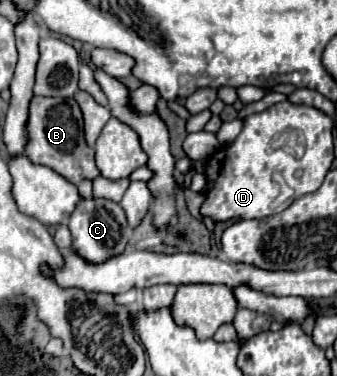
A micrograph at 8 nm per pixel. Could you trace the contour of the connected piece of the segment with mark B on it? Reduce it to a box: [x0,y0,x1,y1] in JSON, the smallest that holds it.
[25,97,99,185]

